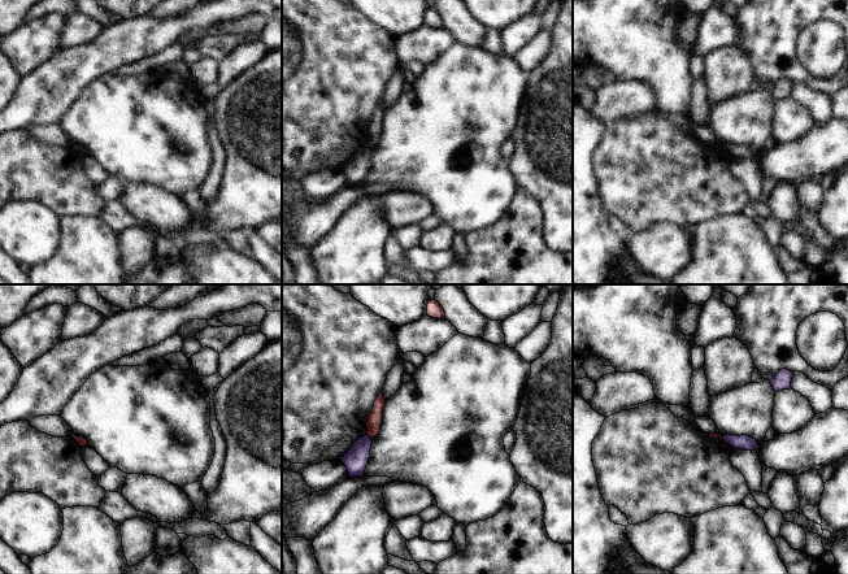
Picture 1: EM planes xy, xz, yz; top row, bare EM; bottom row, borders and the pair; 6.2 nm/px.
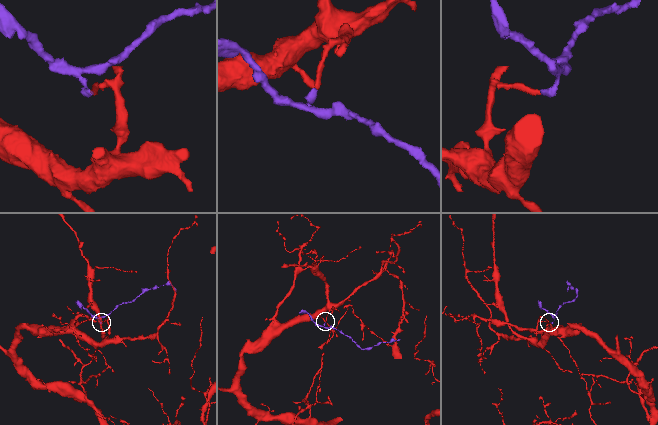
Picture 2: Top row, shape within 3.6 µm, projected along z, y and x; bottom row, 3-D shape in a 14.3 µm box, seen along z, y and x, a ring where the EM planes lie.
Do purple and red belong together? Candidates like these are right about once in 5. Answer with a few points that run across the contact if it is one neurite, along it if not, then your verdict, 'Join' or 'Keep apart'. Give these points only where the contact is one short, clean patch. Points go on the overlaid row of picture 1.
Line: xz (366, 434), (370, 438). Keep apart

